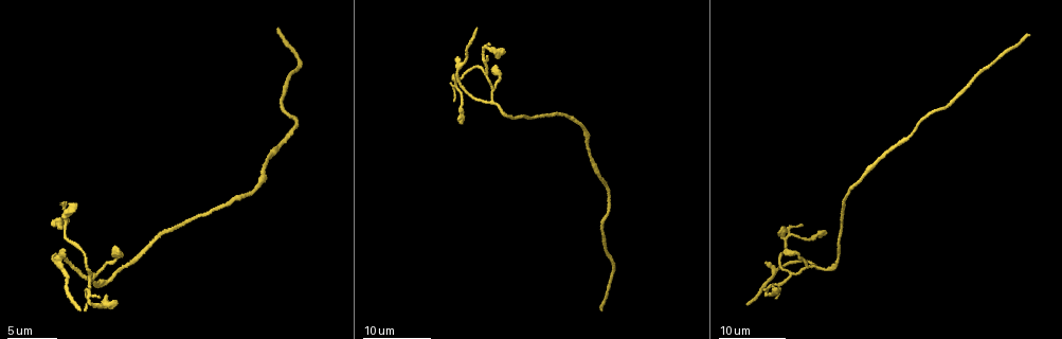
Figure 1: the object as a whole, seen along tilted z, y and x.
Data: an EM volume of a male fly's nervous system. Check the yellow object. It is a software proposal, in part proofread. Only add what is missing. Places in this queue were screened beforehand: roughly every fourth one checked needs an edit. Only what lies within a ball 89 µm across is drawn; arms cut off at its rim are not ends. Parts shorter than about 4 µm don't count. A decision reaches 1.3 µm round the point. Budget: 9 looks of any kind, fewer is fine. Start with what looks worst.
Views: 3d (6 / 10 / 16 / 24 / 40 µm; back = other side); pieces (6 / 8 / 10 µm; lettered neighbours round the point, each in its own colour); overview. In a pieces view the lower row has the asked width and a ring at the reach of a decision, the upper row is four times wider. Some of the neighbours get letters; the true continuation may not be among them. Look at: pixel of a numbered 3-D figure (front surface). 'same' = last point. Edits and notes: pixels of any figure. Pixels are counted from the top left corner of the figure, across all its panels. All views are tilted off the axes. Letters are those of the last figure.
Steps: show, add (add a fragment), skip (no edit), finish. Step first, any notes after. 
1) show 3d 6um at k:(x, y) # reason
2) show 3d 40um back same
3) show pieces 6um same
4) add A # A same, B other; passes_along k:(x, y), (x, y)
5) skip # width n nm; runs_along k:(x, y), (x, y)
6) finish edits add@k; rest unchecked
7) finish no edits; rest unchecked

show 3d 16um at 1:(277, 31)

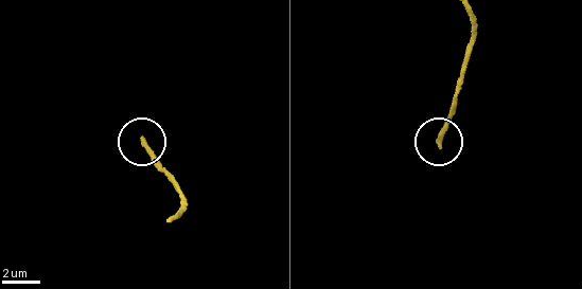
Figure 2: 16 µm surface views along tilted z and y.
show pieces 8um at 2:(440, 145)

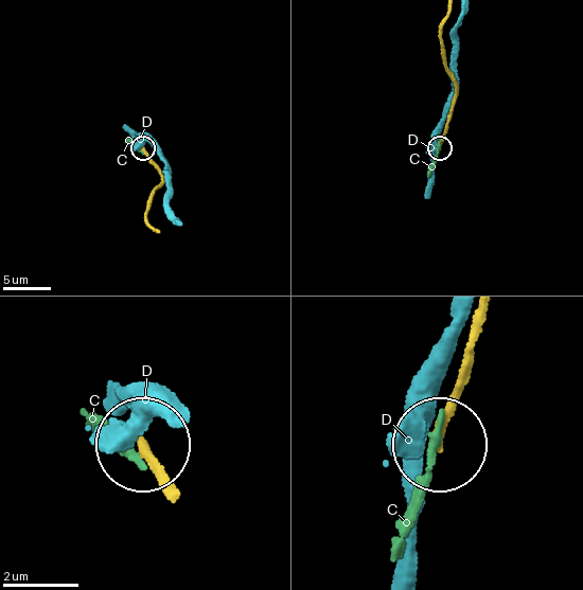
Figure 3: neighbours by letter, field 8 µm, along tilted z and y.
skip # width 230 nm; C other, D other; runs_along 3:(176, 489), (148, 446); no lettered fragment goes on from it

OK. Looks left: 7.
show 3d 16um at 1:(476, 30) # branch stops here

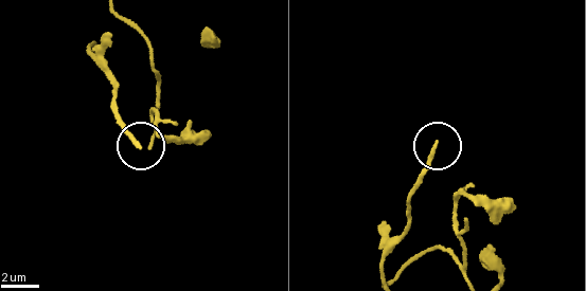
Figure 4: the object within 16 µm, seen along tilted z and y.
show pieces 6um at 4:(139, 147) # what lies round it

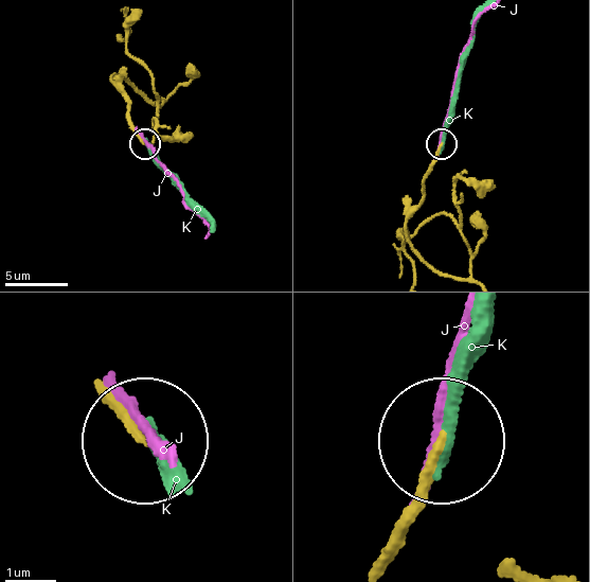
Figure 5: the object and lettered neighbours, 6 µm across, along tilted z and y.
skip # width 180 nm; J other, K other; runs_along 5:(105, 385), (142, 434); no lettered fragment goes on from it

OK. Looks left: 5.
show 3d 24um at 1:(458, 58) # an open end

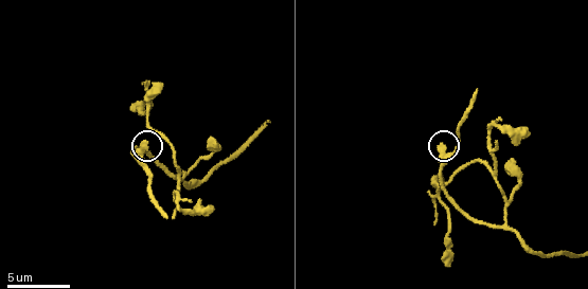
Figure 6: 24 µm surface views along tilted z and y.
show pieces 8um at 6:(146, 141) # what lies round it

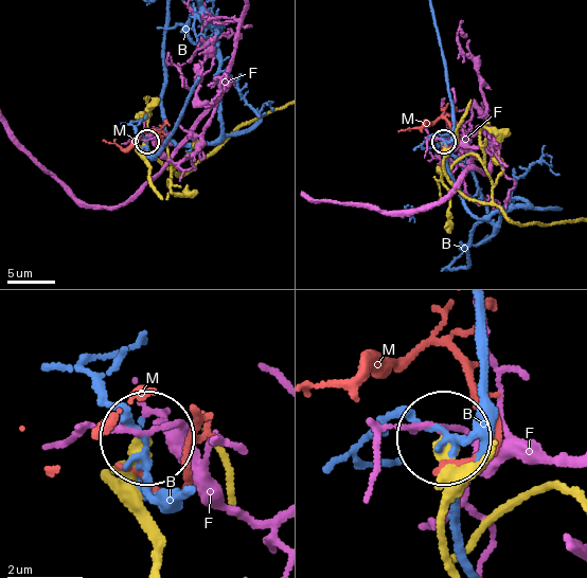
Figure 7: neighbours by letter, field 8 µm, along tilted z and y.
skip # B other, F other, M other; runs_along 7:(458, 567), (442, 515), (443, 437); none of them fits

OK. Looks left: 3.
show 3d 6um at 6:(175, 214) # thin end

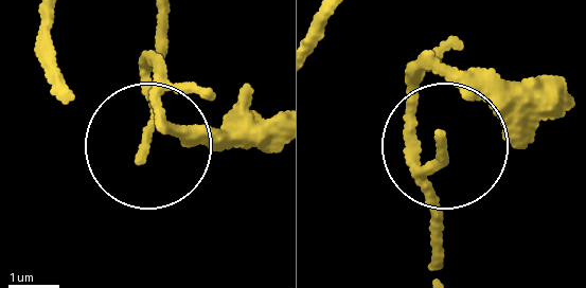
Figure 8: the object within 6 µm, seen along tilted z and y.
show pieces 8um at 8:(442, 140)

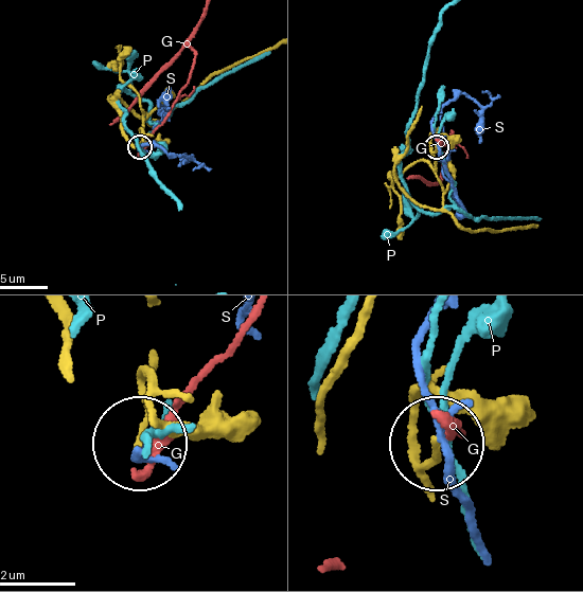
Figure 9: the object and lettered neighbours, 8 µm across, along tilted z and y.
skip # G other, P other, S other; runs_along 9:(495, 231), (464, 230), (443, 207), (433, 155), (436, 146); none of them fits

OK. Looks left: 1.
finish no edits; rest unchecked

